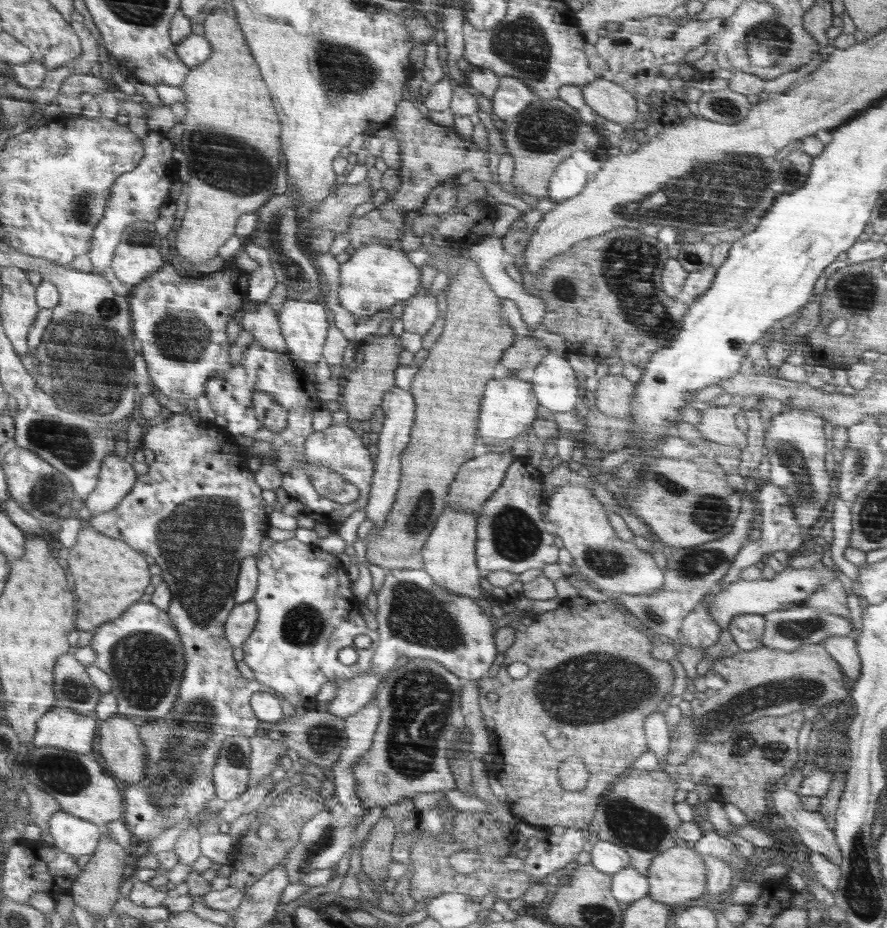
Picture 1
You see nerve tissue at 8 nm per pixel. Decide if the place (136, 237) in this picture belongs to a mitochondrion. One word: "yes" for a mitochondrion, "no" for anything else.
yes

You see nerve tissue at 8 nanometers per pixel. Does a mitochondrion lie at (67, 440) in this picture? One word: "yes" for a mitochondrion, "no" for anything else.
yes

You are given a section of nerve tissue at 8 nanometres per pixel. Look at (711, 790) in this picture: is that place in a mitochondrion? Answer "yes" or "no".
no

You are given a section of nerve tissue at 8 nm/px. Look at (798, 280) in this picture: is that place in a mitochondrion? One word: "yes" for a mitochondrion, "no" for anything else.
no

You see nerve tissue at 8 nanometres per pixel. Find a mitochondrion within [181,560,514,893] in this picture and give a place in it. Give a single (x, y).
(421, 701)

